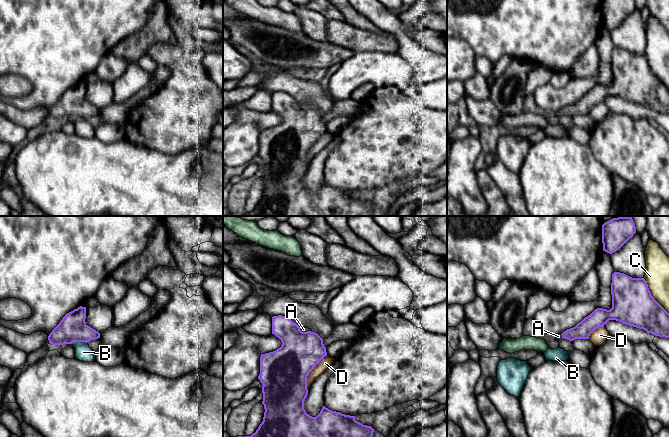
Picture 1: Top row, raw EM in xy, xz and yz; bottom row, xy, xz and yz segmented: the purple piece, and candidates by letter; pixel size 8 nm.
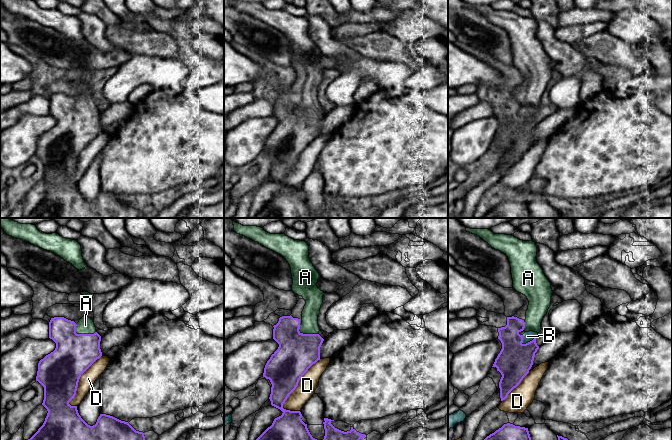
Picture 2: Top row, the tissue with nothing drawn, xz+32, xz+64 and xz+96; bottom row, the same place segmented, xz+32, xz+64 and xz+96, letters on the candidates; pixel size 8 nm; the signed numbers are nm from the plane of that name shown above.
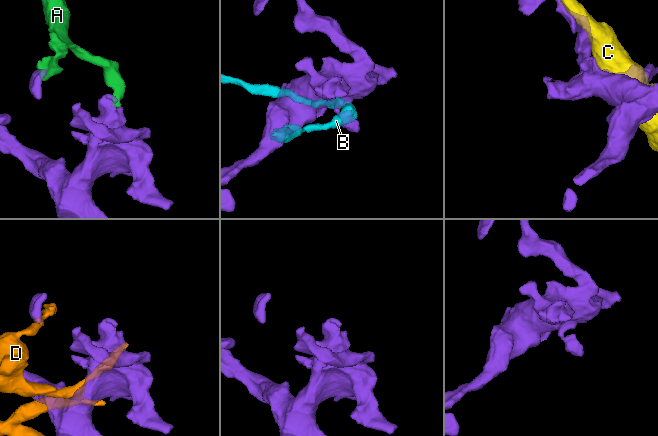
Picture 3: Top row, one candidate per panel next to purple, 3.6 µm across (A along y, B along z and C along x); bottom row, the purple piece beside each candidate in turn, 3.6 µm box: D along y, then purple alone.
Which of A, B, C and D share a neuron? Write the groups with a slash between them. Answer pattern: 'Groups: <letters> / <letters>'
Groups: A / B / C / D

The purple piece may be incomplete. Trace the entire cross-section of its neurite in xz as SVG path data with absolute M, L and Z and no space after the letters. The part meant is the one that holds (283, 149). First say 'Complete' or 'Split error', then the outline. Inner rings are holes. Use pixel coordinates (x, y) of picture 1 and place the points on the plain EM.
Split error. M286 92L272 93L272 110L278 113L282 121L273 128L261 130L260 150L258 155L262 159L264 193L258 205L251 212L243 216L372 216L374 205L355 196L355 192L332 187L325 182L316 193L306 189L304 177L308 171L307 152L314 143L327 132L323 115L309 104L299 103Z

